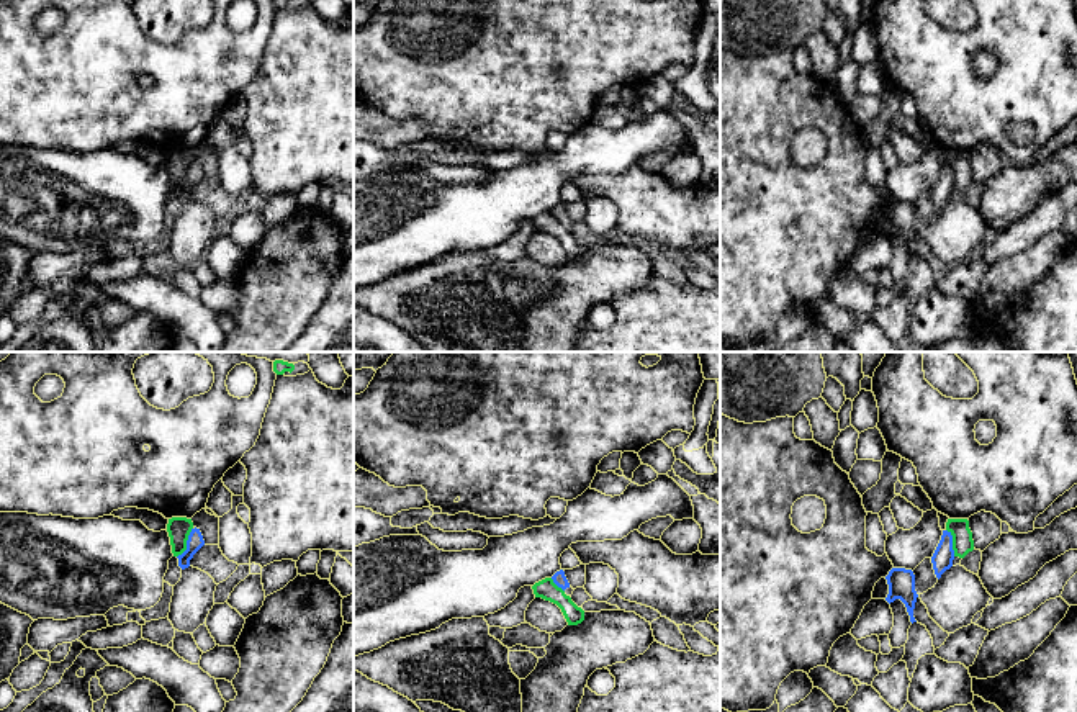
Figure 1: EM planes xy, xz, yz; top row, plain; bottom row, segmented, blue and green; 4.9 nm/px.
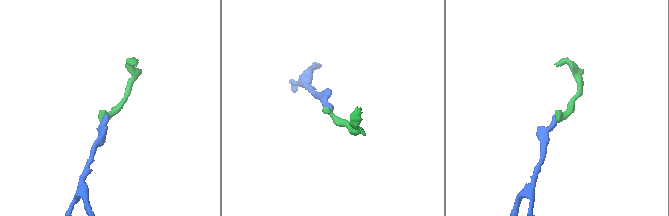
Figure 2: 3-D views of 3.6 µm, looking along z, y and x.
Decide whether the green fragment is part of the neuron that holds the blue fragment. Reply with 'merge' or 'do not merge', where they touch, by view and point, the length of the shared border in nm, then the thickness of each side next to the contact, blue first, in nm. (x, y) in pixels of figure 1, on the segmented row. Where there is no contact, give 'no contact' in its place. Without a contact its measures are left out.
do not merge; contact xy (187, 542); length 170 nm; calibres 80 and 120 nm

